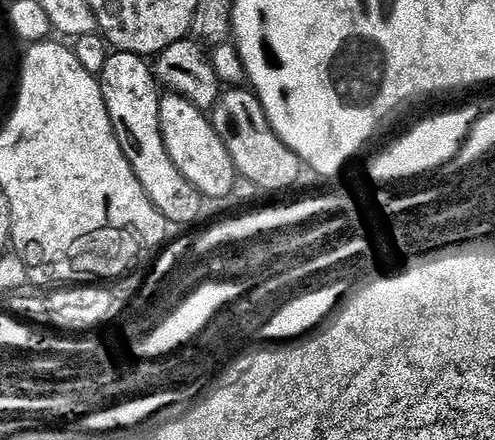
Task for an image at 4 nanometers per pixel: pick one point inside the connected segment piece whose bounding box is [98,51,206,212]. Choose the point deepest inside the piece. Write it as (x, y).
(131, 91)

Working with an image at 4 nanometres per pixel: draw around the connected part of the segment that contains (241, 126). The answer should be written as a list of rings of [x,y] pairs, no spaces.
[[[244,88],[221,91],[218,102],[210,110],[212,125],[218,138],[222,138],[239,175],[250,179],[265,193],[280,192],[299,178],[302,162],[274,131],[255,92]]]

